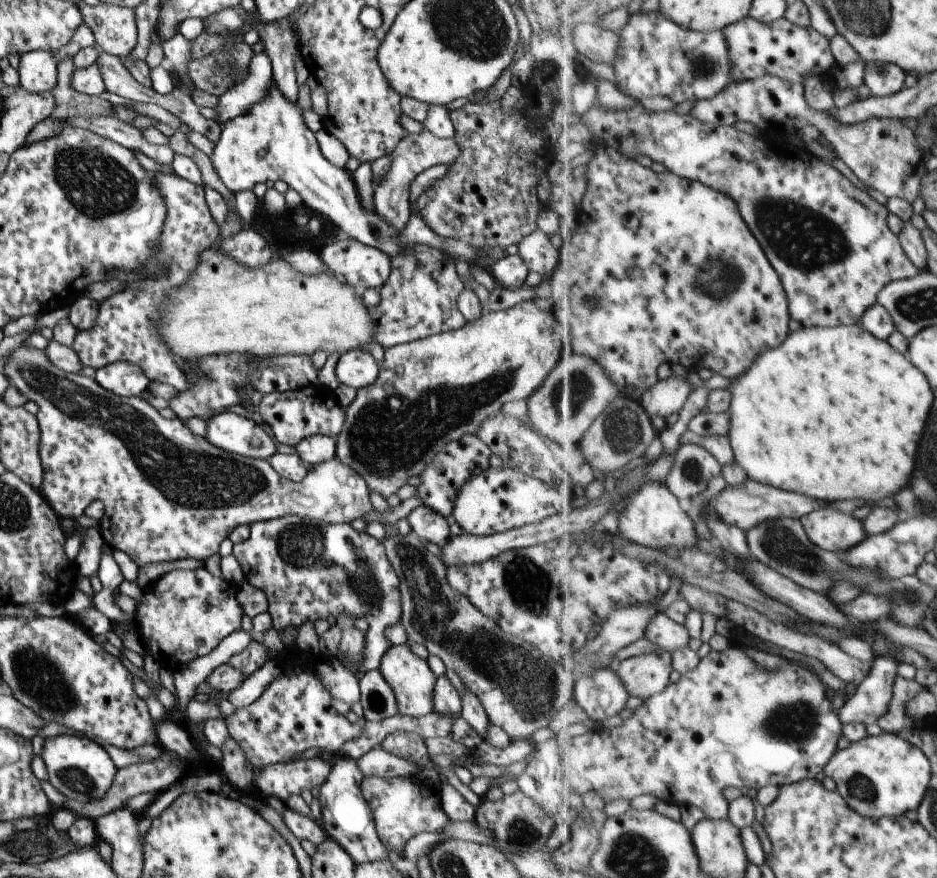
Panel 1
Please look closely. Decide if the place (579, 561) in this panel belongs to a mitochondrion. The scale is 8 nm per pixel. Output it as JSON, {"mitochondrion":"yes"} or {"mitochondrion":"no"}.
{"mitochondrion":"no"}

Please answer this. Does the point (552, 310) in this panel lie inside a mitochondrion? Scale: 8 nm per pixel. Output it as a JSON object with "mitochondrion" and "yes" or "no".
{"mitochondrion":"no"}

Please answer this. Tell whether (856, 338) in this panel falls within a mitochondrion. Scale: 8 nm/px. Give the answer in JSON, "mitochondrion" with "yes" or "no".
{"mitochondrion":"no"}

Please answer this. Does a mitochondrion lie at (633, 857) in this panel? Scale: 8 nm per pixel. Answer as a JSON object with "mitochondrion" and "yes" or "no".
{"mitochondrion":"yes"}

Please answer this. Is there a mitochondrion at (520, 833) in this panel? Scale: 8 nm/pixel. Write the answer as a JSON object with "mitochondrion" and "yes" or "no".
{"mitochondrion":"yes"}

